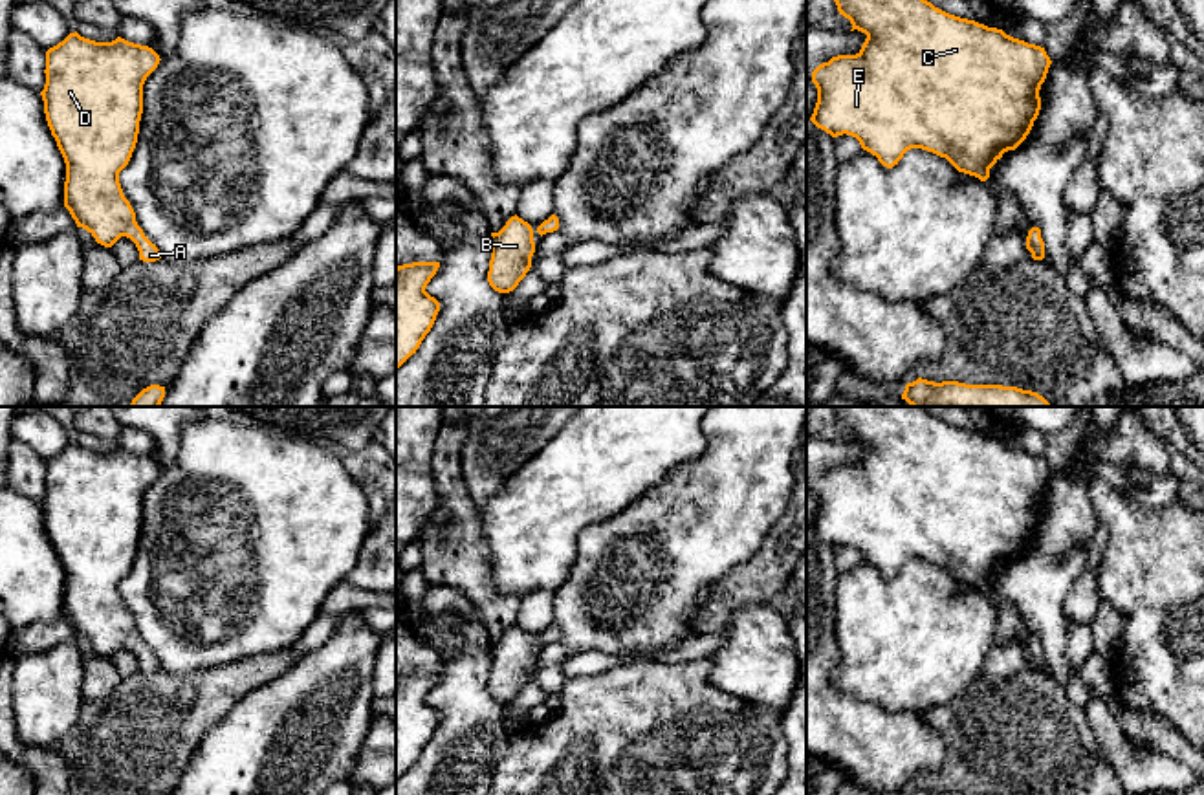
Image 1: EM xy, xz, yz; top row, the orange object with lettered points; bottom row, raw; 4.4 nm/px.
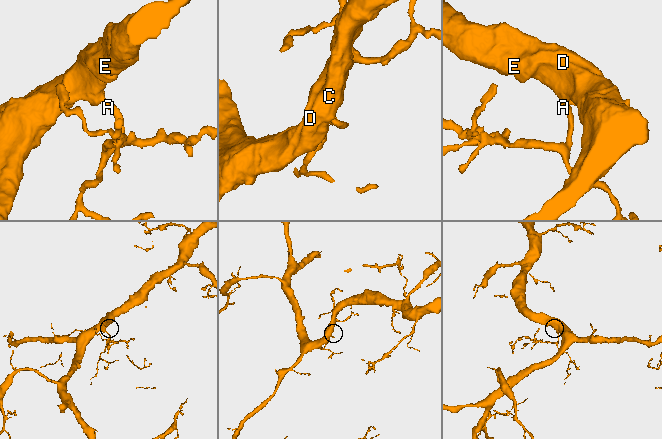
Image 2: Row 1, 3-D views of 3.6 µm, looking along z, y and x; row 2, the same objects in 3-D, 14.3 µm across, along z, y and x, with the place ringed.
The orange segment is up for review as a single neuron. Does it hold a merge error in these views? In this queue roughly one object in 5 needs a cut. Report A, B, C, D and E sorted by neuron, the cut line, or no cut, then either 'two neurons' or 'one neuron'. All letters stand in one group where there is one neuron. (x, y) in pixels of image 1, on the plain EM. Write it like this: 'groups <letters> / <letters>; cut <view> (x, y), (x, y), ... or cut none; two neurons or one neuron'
groups A B C D E; cut none; one neuron

